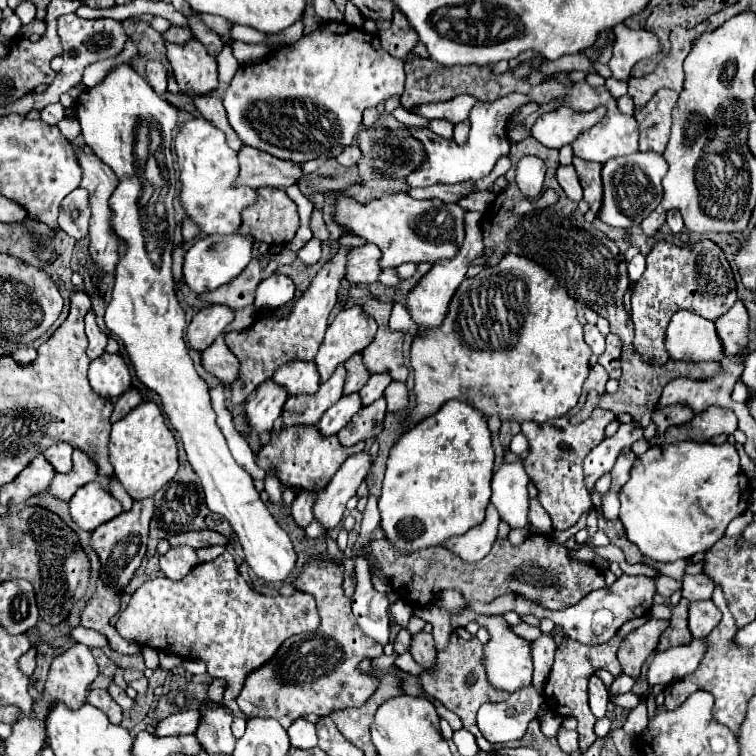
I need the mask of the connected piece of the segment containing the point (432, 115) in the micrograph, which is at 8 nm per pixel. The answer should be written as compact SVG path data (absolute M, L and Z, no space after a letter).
M457 96L453 100L447 102L437 102L437 104L427 104L427 106L419 106L415 108L415 114L425 116L427 120L449 120L451 124L459 124L463 120L467 120L471 108L477 104L475 98L471 96Z

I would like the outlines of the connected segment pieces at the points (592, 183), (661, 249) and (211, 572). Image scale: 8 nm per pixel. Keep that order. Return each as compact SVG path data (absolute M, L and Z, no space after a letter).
M573 158L575 172L579 174L579 184L583 186L583 200L589 202L591 210L597 214L601 208L601 164L599 162L585 162L581 158Z
M711 240L693 246L673 246L657 242L647 256L647 268L635 282L631 294L631 318L635 324L635 348L647 364L663 364L669 360L663 338L671 316L679 310L691 310L707 320L723 316L737 300L735 280L723 250Z
M223 552L207 564L197 564L183 580L147 580L131 596L129 606L119 614L115 628L123 638L135 640L141 646L149 646L153 650L169 652L181 658L199 658L207 662L207 672L211 676L221 676L227 680L225 700L235 700L243 688L247 674L259 670L263 662L269 662L281 642L293 634L315 632L319 628L319 614L315 608L315 598L311 598L307 592L295 590L291 596L263 596L255 592L237 572L233 556L229 552Z

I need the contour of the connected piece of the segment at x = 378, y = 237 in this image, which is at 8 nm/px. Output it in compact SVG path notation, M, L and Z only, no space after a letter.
M403 192L389 194L389 196L383 196L379 200L371 200L369 208L367 208L367 204L361 204L351 196L339 196L337 208L333 210L333 218L343 228L345 234L359 236L365 242L379 246L379 250L381 250L379 266L381 268L397 268L403 262L415 262L415 264L431 262L433 264L441 258L453 258L463 244L463 236L465 236L463 234L463 216L465 214L467 212L459 204L445 204L441 200L415 200Z

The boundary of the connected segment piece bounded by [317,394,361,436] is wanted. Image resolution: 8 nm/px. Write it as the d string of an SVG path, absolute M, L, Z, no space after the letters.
M359 394L345 396L339 402L335 402L335 406L331 406L331 410L327 410L327 414L323 414L317 428L323 432L323 436L335 436L359 408L361 408Z

